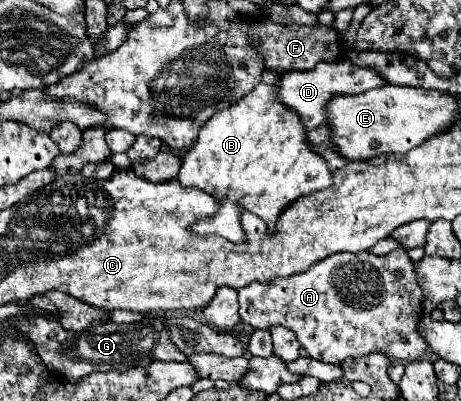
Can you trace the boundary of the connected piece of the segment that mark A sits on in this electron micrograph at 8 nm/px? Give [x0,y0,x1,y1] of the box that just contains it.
[239,251,425,363]

